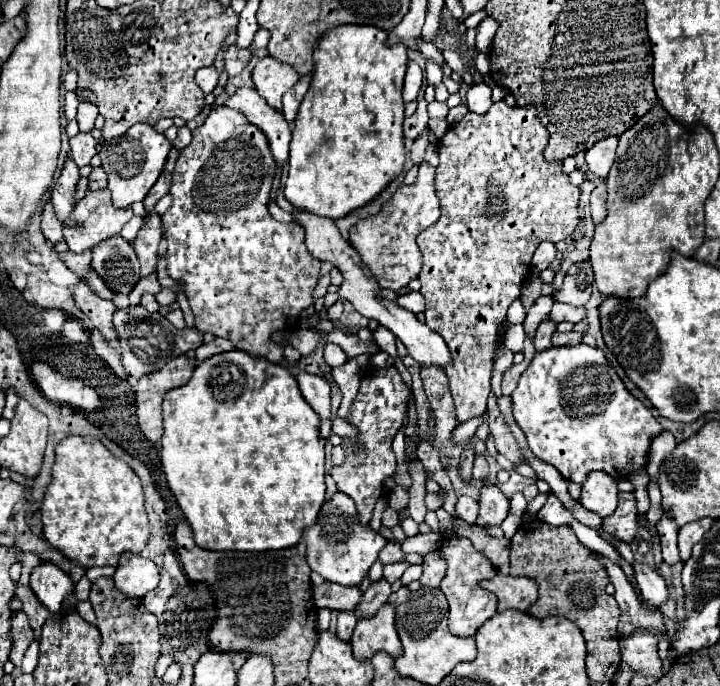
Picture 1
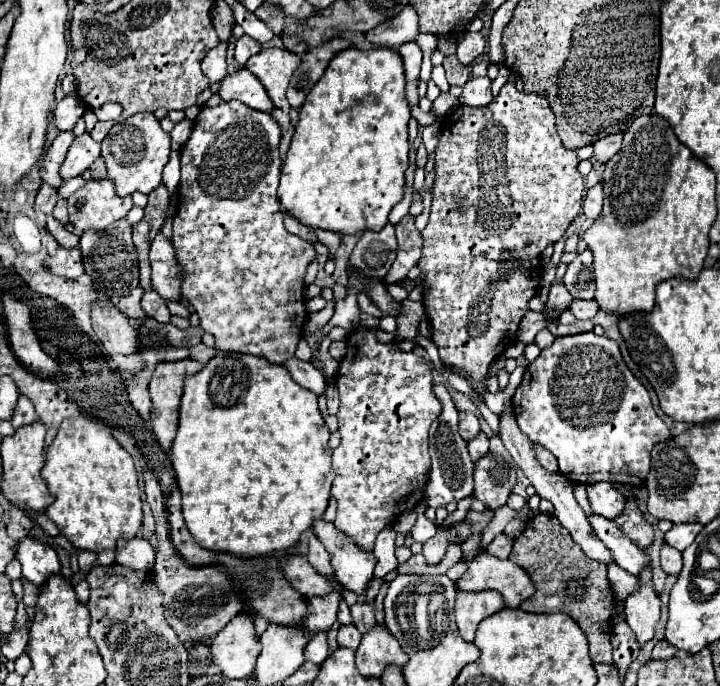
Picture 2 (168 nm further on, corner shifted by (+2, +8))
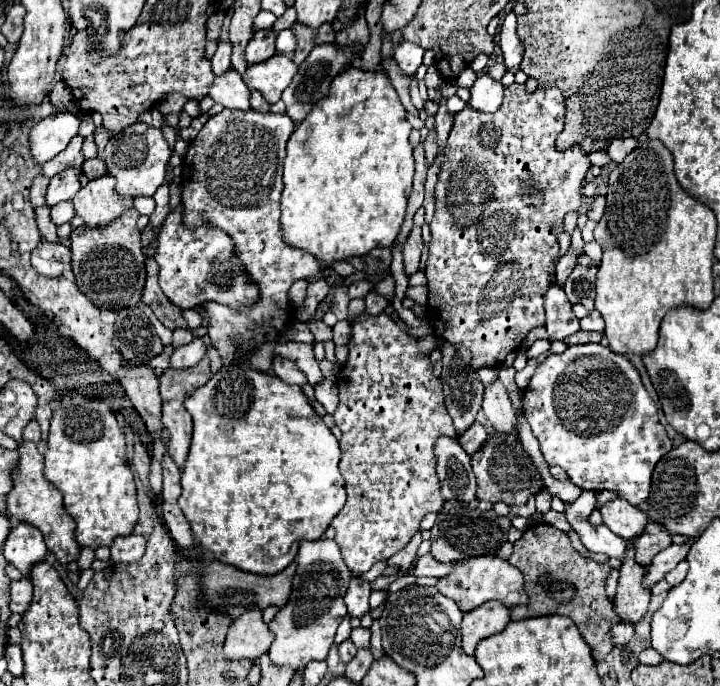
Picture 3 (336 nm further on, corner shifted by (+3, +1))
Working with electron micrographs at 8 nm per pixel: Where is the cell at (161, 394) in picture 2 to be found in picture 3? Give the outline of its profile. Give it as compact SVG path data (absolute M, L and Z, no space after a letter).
M204 356L196 366L186 368L186 370L174 370L168 368L162 376L160 376L160 394L162 394L162 424L164 428L170 430L170 456L174 458L176 466L182 470L186 456L188 456L188 448L190 448L190 440L192 440L192 416L188 414L188 410L184 408L184 398L190 396L196 388L200 388L202 384L206 384L212 378L210 374L210 358Z

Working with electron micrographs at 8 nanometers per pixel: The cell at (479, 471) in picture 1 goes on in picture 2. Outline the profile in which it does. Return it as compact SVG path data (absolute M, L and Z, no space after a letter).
M479 433L475 439L471 439L471 443L467 445L469 447L469 455L471 455L471 461L477 463L483 455L489 453L489 439L485 433Z

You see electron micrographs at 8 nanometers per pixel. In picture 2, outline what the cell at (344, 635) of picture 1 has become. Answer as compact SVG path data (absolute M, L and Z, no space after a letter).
M351 623L351 625L341 625L339 627L339 645L341 647L349 647L349 649L355 649L359 647L359 639L361 639L361 633L357 631L357 627Z

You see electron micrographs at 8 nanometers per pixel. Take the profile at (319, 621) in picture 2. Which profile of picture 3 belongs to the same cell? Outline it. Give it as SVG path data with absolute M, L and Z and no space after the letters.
M328 538L300 542L296 564L298 568L294 574L290 598L270 622L270 630L276 636L270 646L270 660L276 666L290 666L294 670L304 668L312 660L326 660L338 624L348 614L344 594L352 580L352 572L344 564L338 544Z

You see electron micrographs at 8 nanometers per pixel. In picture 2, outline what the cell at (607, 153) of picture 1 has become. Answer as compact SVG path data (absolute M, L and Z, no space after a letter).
M611 133L605 139L599 139L597 143L593 143L593 157L599 163L607 163L621 147L621 133Z

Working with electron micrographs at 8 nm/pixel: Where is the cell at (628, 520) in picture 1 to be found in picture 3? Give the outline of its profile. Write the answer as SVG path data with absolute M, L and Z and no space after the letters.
M649 522L642 536L632 542L636 544L636 562L642 566L650 566L652 558L672 544L672 536L661 524Z

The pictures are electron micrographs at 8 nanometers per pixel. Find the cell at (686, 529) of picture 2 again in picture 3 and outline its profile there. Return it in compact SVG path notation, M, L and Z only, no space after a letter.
M672 544L672 546L668 546L666 550L662 550L660 554L656 554L656 558L652 560L652 564L648 566L648 572L646 572L644 580L642 580L642 584L644 584L648 590L652 590L672 568L676 568L676 564L678 564L680 560L686 558L688 550L690 550L690 544L684 544L684 546Z

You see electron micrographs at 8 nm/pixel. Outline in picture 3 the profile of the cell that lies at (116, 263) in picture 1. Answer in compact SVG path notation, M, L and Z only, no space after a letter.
M130 208L116 220L100 228L74 228L70 234L72 250L72 272L82 294L98 308L122 310L140 302L144 282L146 282L146 258L142 254L140 228L136 226L138 210Z

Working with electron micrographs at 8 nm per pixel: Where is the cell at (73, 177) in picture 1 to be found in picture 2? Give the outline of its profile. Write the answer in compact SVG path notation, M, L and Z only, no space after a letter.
M59 133L41 159L41 179L43 179L43 183L51 185L53 189L59 189L63 183L59 169L63 165L63 159L65 159L67 149L73 143L73 139L75 139L73 133Z

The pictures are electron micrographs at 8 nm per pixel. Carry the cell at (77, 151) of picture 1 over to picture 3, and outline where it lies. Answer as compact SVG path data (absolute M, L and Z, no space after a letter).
M70 168L70 170L62 170L58 176L50 178L50 186L46 190L46 206L52 208L54 204L58 204L62 200L72 200L76 196L76 192L80 190L80 182L78 182L80 174L82 174L80 168Z

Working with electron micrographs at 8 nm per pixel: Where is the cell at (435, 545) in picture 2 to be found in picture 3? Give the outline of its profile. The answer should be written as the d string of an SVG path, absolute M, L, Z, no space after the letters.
M444 506L442 516L436 522L434 540L432 540L432 554L438 562L456 562L456 560L466 560L474 556L484 556L484 554L496 554L498 548L508 542L508 530L510 530L510 518L508 516L498 516L494 510L482 512L474 508L452 508Z

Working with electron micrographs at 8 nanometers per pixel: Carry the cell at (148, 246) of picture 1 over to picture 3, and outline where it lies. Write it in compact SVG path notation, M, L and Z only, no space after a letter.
M184 206L174 208L158 236L156 262L160 266L160 286L164 294L182 310L198 308L204 302L220 302L232 310L242 310L258 302L260 288L246 276L244 264L236 258L234 240L212 224L190 230L182 224L182 218Z

